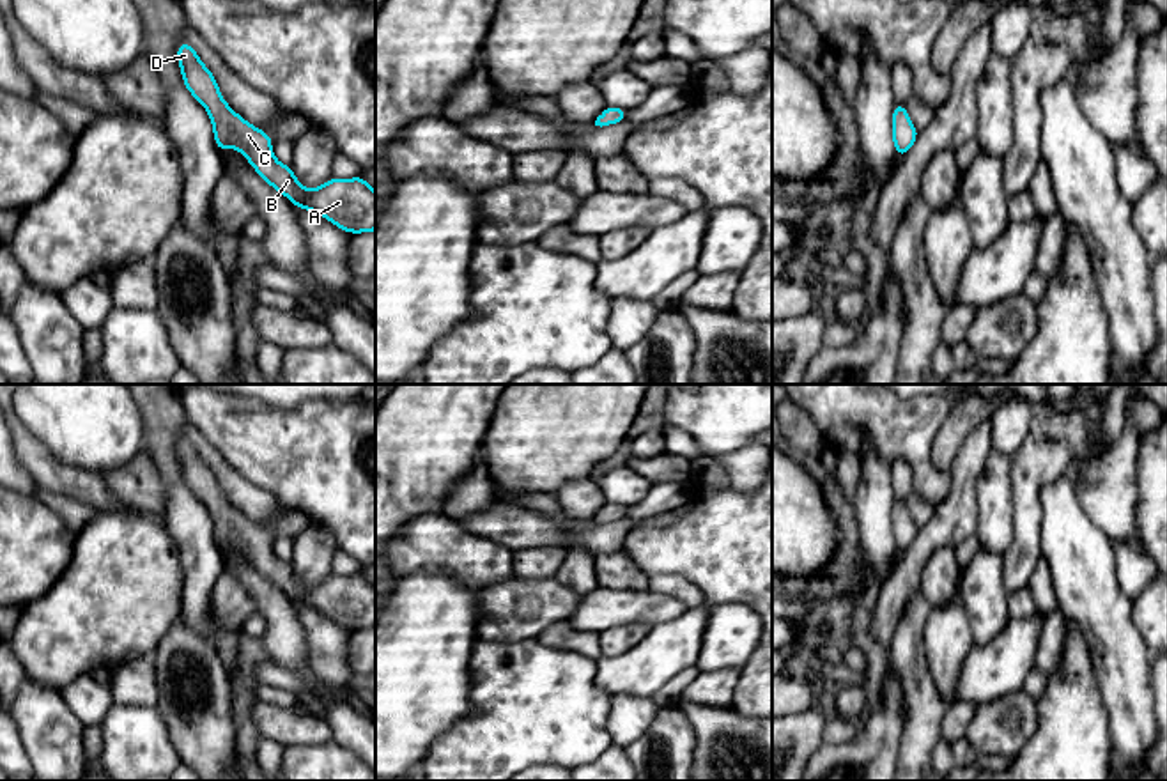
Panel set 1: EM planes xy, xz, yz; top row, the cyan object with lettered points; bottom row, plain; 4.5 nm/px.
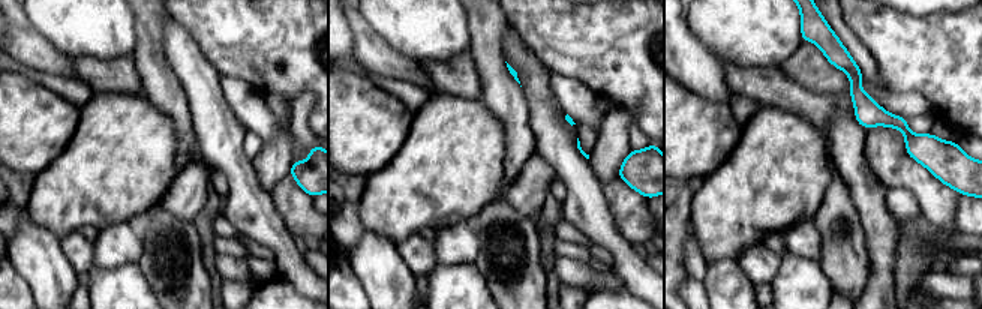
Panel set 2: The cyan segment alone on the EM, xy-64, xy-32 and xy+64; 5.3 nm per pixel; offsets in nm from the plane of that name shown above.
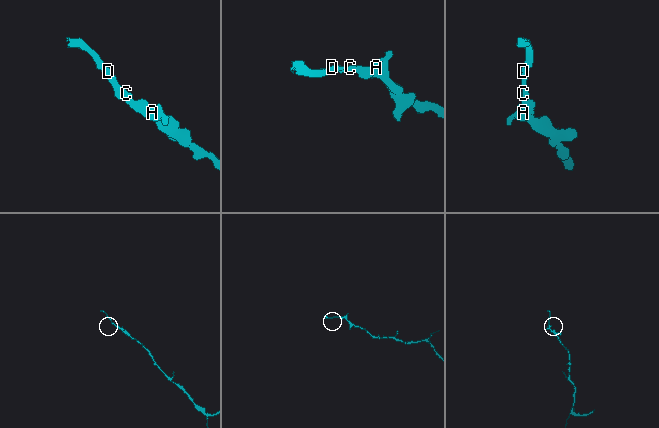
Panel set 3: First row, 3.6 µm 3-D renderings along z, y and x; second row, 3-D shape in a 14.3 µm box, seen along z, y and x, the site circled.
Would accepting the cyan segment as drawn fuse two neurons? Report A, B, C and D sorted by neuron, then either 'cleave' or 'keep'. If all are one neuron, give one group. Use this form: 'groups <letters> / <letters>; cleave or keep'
groups A B C D; keep

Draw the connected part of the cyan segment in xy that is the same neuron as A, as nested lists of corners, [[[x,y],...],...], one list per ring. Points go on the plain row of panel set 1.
[[[184,437],[177,441],[177,455],[181,462],[181,471],[184,483],[191,489],[191,492],[207,506],[213,530],[218,547],[223,551],[227,544],[234,544],[243,549],[248,560],[255,565],[255,568],[274,586],[285,592],[298,606],[308,606],[338,625],[349,630],[361,630],[375,627],[375,588],[367,581],[363,570],[356,576],[336,576],[331,574],[317,586],[303,584],[292,563],[282,561],[271,547],[273,537],[271,533],[246,519],[241,512],[237,512],[221,494],[220,483],[216,480],[214,471],[202,460],[198,450]]]

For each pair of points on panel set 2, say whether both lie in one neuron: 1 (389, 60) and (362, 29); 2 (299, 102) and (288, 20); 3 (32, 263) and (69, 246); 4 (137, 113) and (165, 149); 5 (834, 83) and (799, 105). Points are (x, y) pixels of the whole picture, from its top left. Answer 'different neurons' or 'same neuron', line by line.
1: same neuron
2: different neurons
3: different neurons
4: same neuron
5: different neurons

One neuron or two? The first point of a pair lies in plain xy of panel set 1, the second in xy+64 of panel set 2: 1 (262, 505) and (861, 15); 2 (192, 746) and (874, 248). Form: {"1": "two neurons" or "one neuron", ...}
{"1": "two neurons", "2": "two neurons"}

